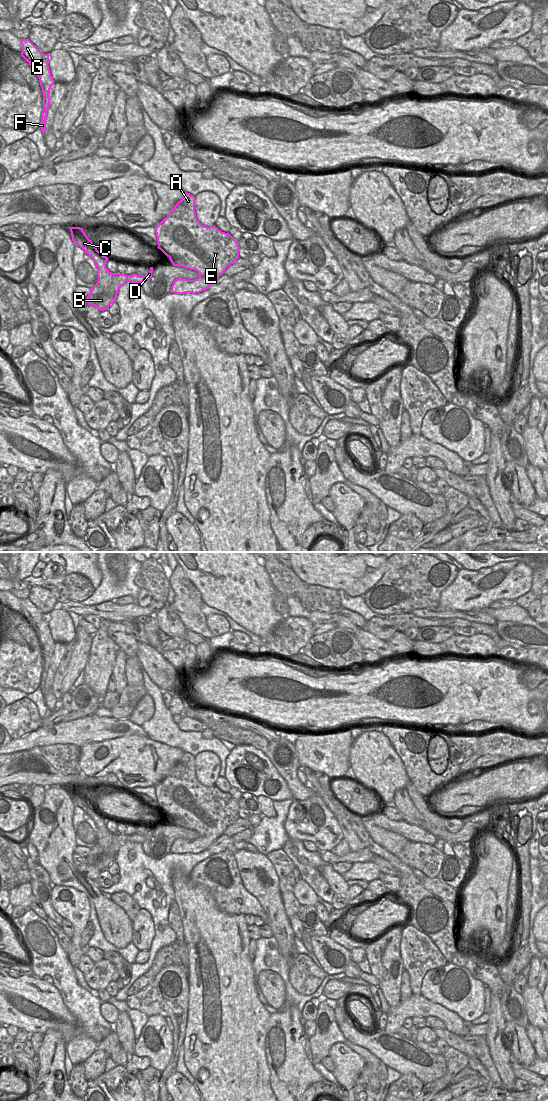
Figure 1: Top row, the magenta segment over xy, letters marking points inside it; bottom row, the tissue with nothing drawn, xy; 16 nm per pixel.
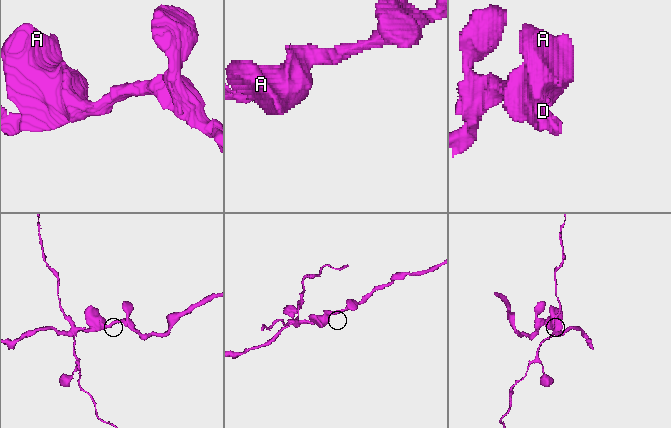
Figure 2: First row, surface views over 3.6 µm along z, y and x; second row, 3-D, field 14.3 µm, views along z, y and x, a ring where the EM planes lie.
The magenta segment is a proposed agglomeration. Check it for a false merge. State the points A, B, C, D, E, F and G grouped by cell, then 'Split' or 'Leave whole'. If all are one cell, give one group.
Groups: A B D E / C F G. Split.

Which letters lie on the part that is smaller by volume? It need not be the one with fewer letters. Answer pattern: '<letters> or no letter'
C, F, G

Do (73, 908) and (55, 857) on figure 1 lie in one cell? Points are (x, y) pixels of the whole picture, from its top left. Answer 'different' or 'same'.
different

